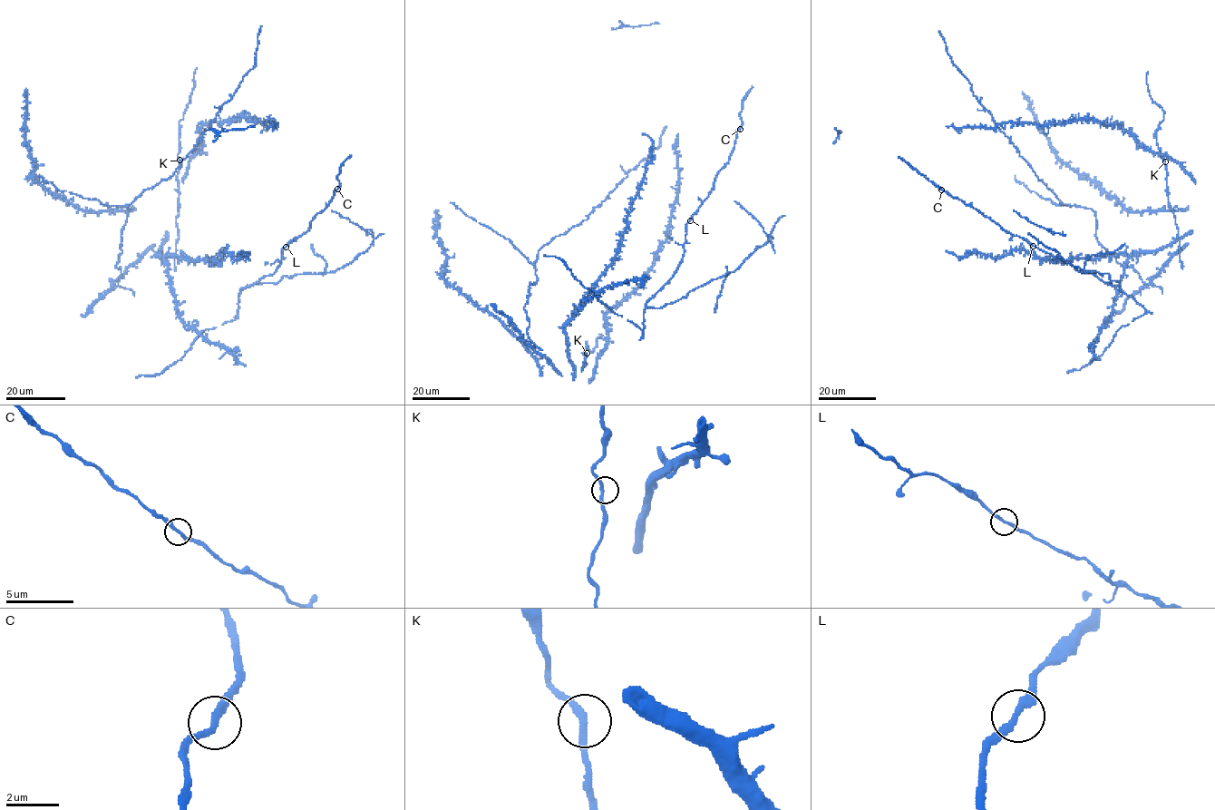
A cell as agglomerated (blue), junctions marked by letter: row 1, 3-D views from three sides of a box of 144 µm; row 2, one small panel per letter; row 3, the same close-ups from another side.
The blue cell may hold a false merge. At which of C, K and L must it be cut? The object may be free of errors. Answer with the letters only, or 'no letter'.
C

